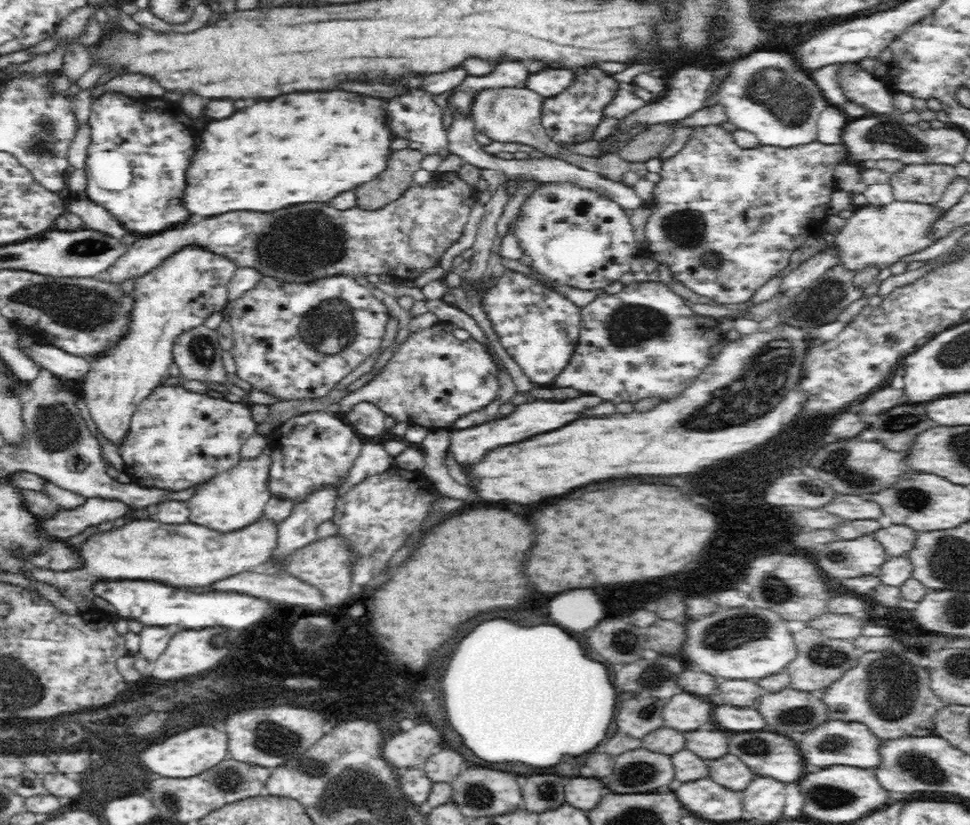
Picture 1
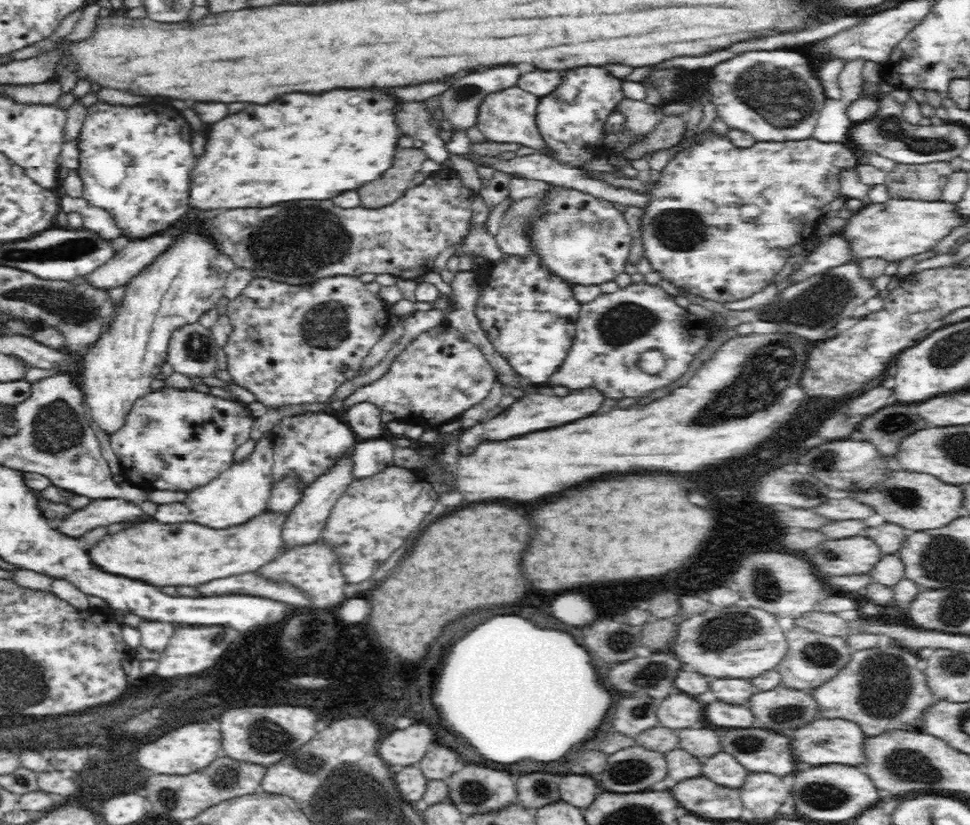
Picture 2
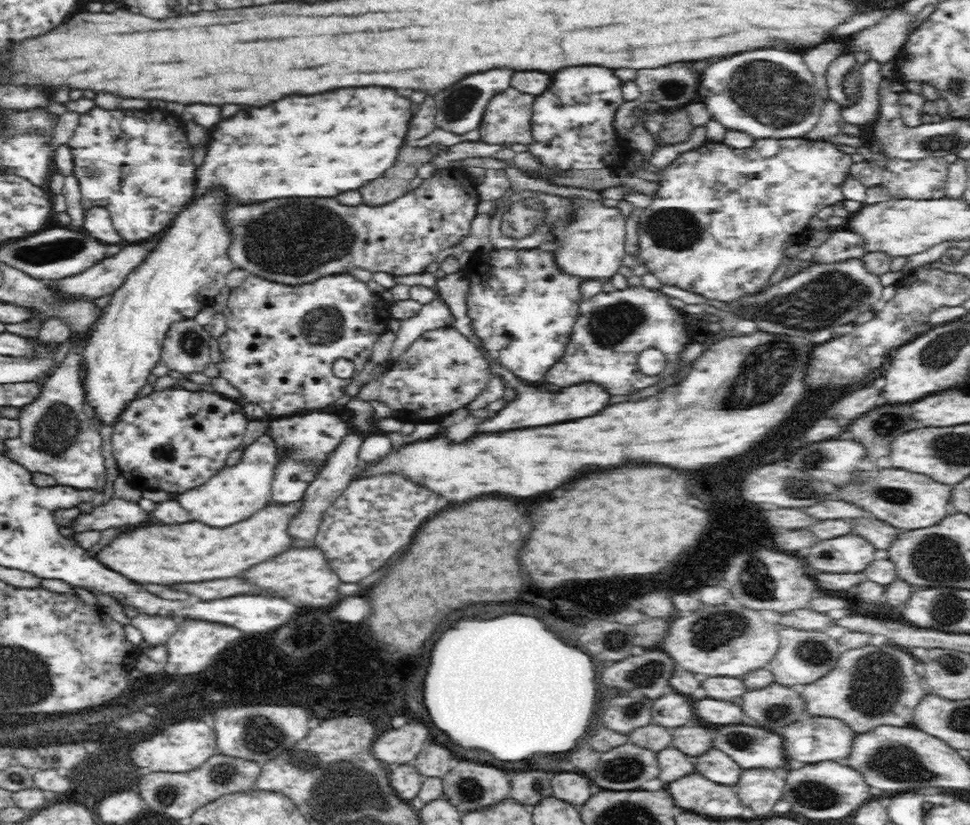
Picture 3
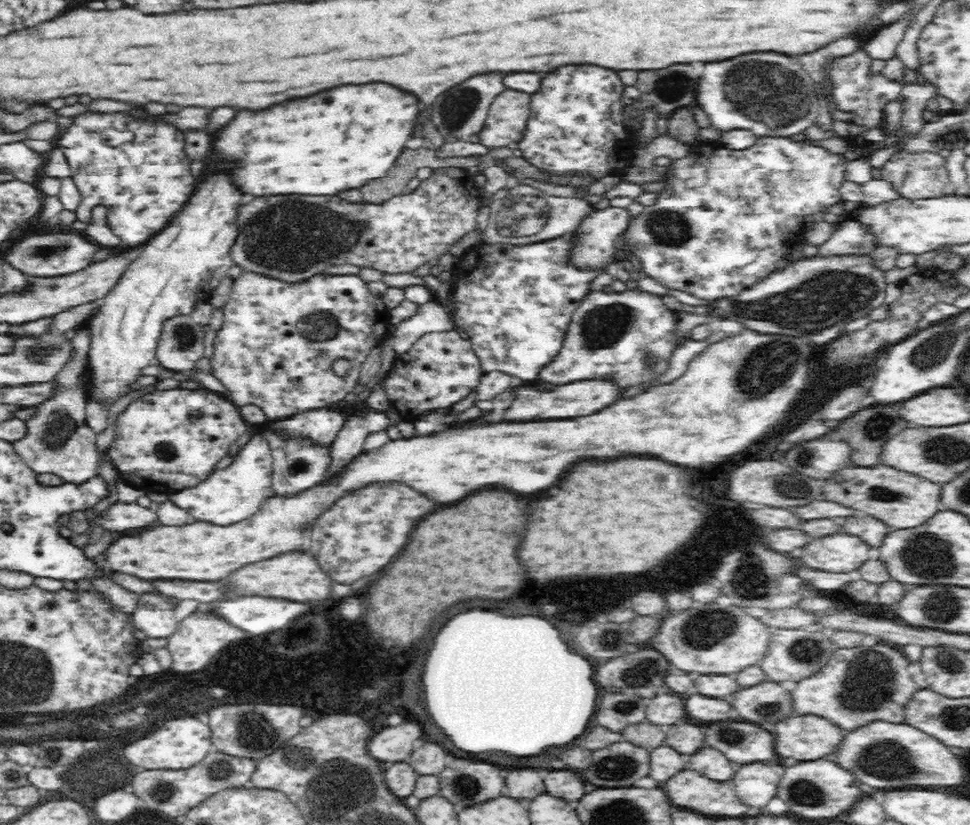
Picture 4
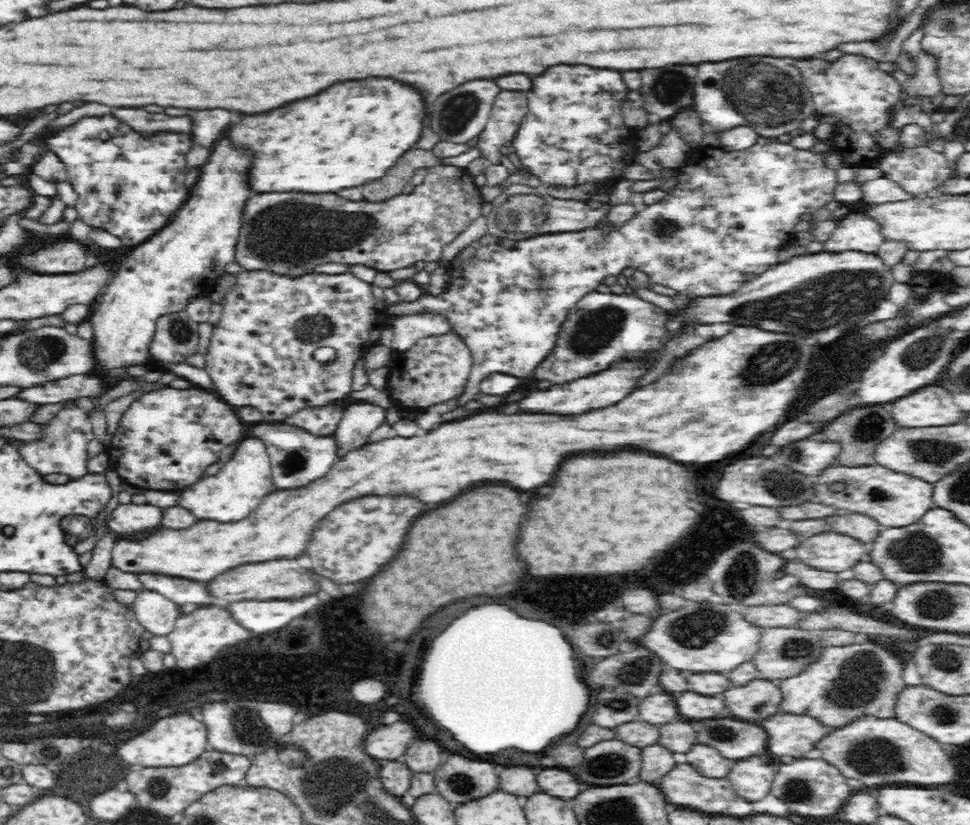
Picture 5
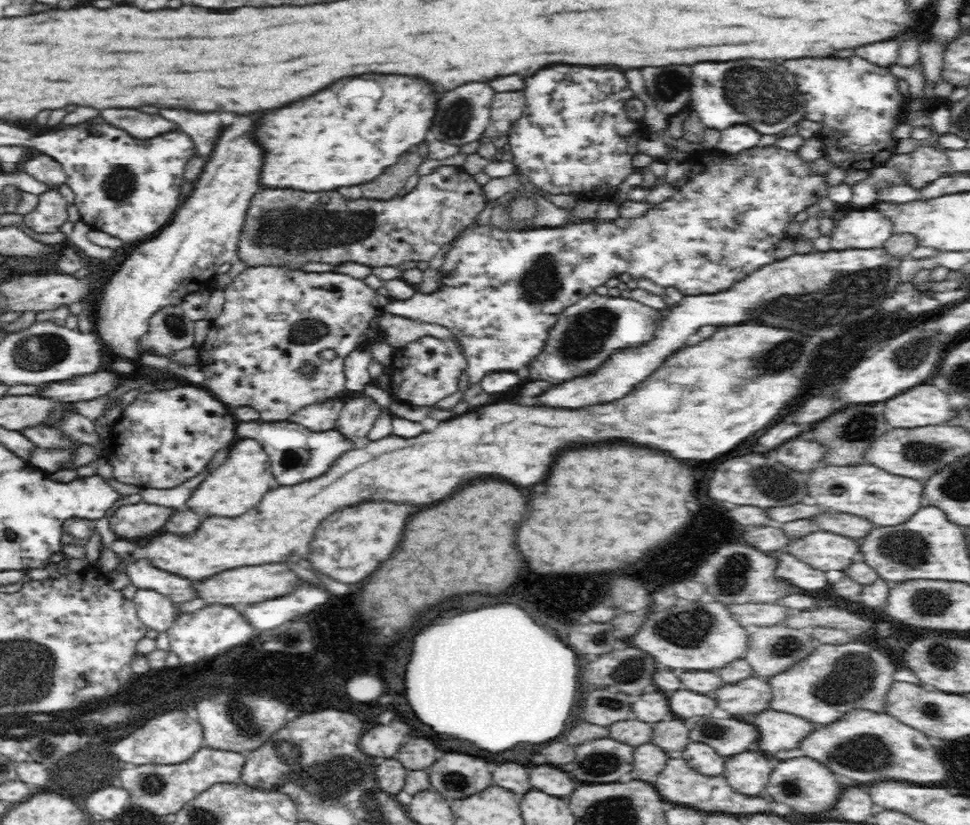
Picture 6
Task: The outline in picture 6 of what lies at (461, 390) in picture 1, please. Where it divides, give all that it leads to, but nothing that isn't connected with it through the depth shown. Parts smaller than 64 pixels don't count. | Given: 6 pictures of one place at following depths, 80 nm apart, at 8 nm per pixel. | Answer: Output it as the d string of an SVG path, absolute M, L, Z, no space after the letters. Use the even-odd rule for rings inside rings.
M424 336L404 348L395 349L390 370L392 399L412 406L435 407L437 402L459 390L460 376L468 368L468 359L456 338Z

